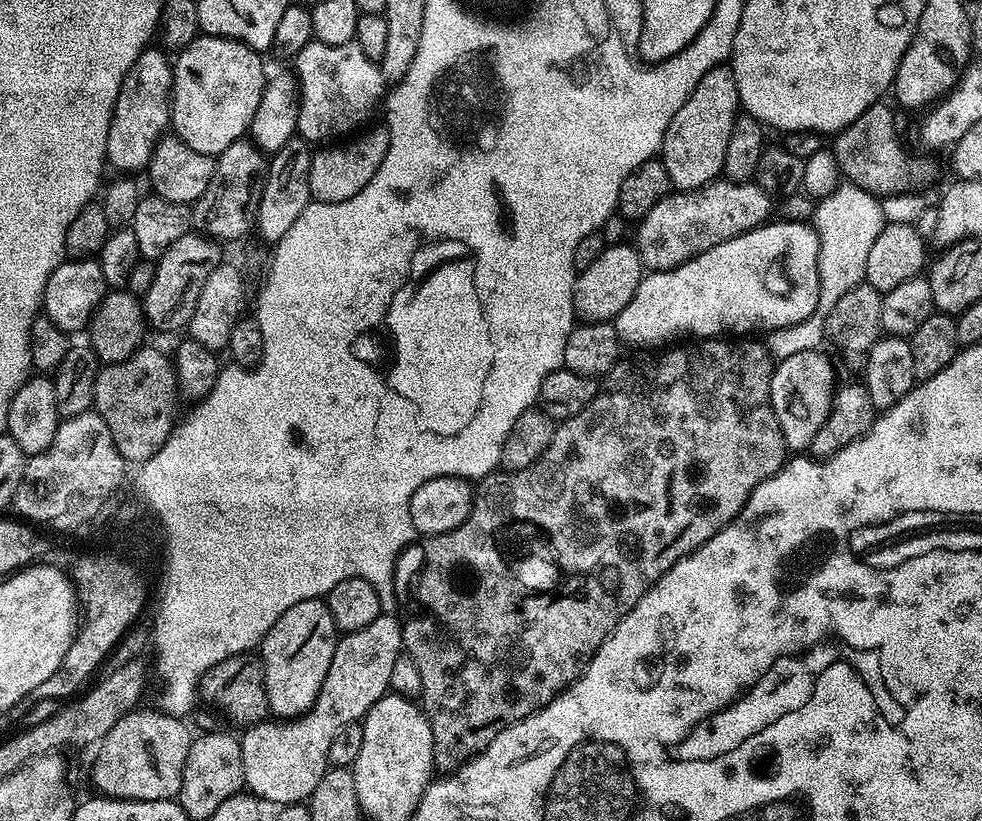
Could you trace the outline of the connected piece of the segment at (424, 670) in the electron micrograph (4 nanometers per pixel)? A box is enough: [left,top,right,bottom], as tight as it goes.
[402,338,790,774]

